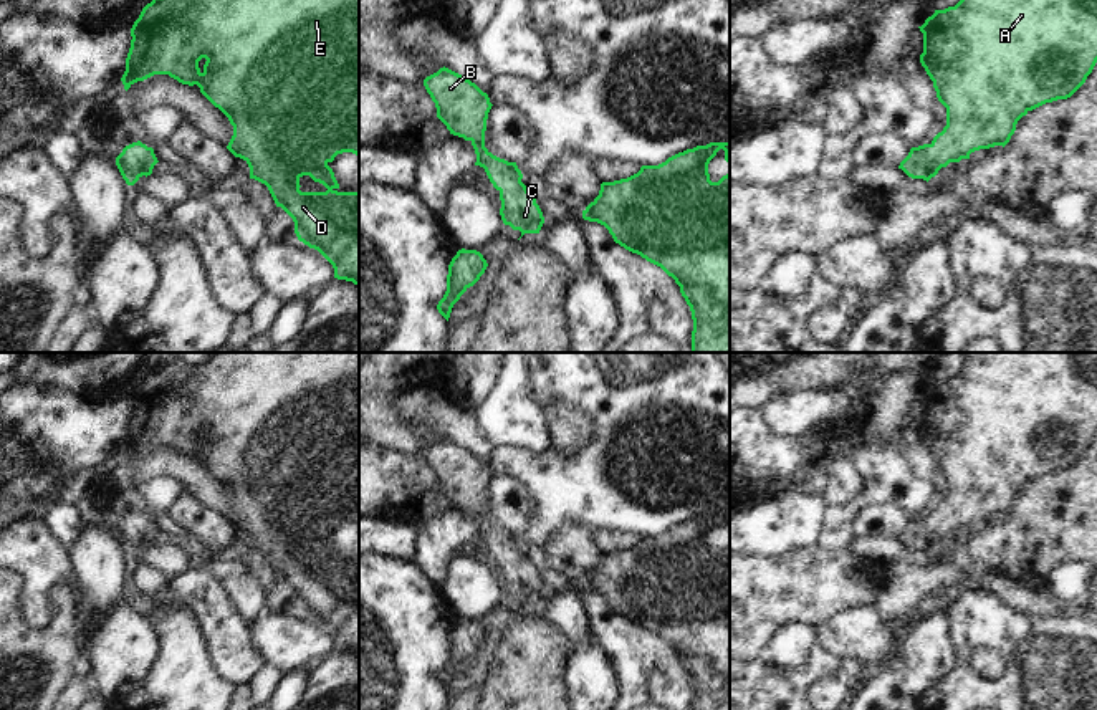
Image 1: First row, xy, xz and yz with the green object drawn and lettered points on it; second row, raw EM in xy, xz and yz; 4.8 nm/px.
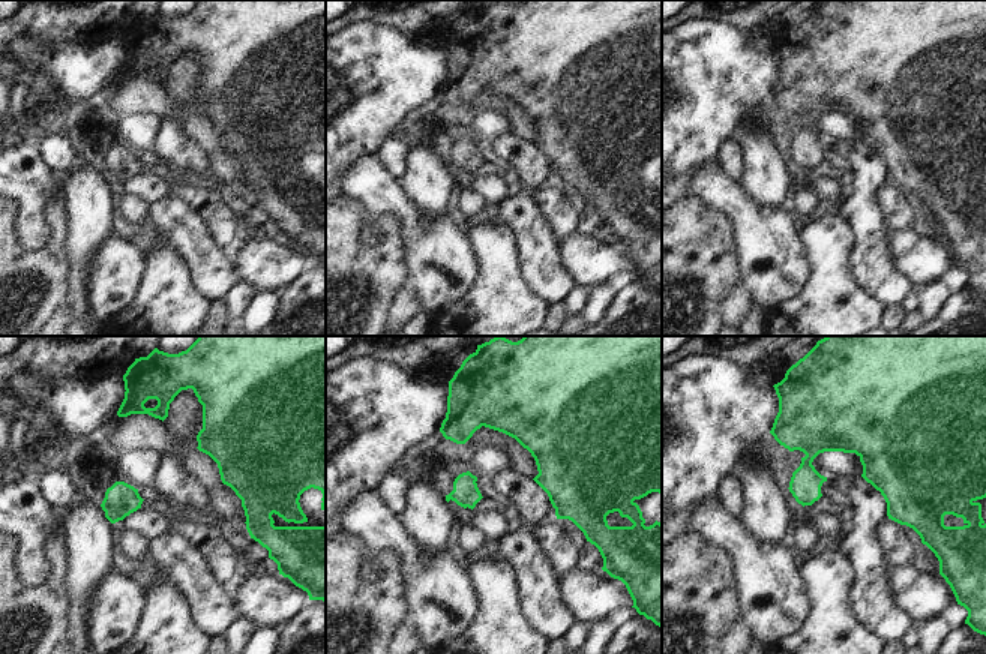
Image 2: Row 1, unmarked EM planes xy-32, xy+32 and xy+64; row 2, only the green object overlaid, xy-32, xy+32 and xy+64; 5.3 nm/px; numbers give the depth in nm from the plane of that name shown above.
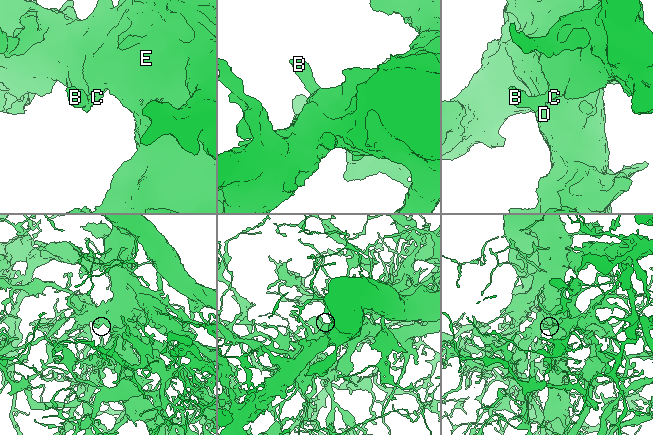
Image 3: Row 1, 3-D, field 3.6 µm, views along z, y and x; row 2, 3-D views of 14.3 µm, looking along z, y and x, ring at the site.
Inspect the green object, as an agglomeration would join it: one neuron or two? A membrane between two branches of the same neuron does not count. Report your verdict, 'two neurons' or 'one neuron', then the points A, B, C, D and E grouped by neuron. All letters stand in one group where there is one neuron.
one neuron | A B C D E

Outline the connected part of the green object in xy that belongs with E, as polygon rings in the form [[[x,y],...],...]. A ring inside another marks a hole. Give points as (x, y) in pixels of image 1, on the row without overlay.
[[[213,353],[199,366],[175,357],[142,379],[131,407],[124,460],[154,445],[197,455],[233,497],[227,520],[248,535],[250,549],[265,554],[276,578],[293,589],[298,611],[333,636],[334,649],[359,657],[359,563],[339,563],[328,536],[343,523],[359,528],[359,353]],[[303,546],[328,561],[301,563]]]

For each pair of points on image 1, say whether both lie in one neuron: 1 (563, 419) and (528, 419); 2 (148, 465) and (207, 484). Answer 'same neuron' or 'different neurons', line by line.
1: different neurons
2: same neuron

